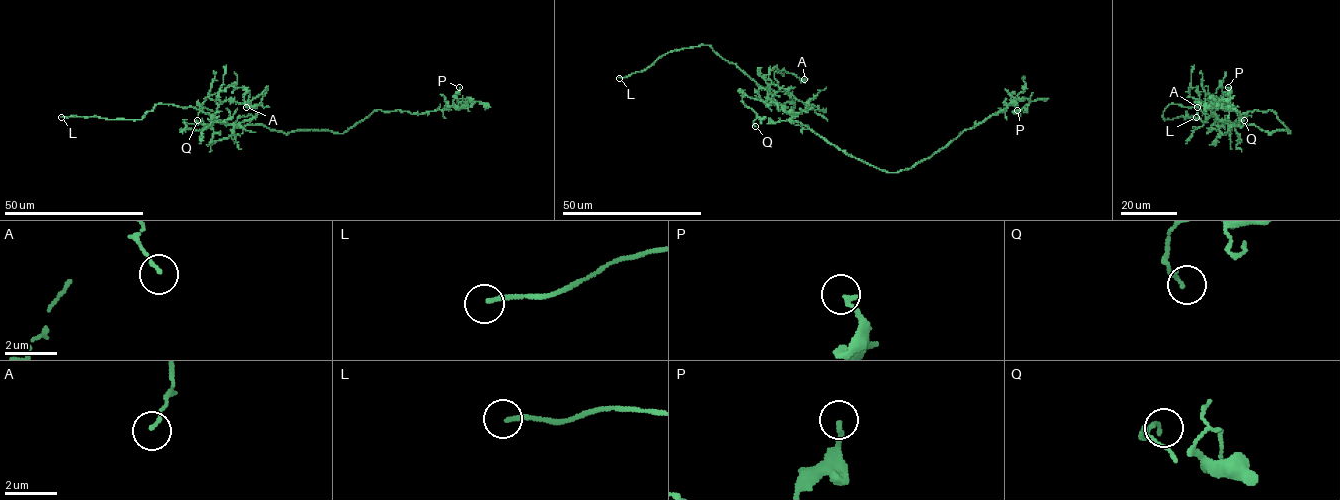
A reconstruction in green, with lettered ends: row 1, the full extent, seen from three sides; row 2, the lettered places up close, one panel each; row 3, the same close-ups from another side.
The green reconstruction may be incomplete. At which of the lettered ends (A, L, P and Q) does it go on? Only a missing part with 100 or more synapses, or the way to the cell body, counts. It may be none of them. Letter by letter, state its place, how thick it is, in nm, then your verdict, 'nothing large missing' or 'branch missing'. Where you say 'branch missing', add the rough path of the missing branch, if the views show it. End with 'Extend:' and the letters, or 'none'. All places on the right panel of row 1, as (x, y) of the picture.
A: place (1197, 107); calibre 120 nm; nothing large missing
L: place (1196, 117); calibre 160 nm; branch missing; course (1196, 117), (1206, 124), (1206, 129)
P: place (1228, 87); calibre 180 nm; nothing large missing
Q: place (1244, 120); calibre 140 nm; nothing large missing
Extend: L

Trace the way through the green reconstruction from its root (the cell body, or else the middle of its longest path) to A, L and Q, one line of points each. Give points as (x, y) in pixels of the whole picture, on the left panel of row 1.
A: (277, 131), (261, 125), (235, 127), (214, 115), (221, 104), (216, 97), (228, 86), (245, 91), (246, 107)
L: (277, 131), (261, 125), (235, 127), (190, 106), (162, 104), (157, 104), (139, 120), (61, 117)
Q: (277, 131), (261, 125), (235, 127), (217, 120), (197, 130), (188, 128), (183, 122), (199, 124), (197, 120)

